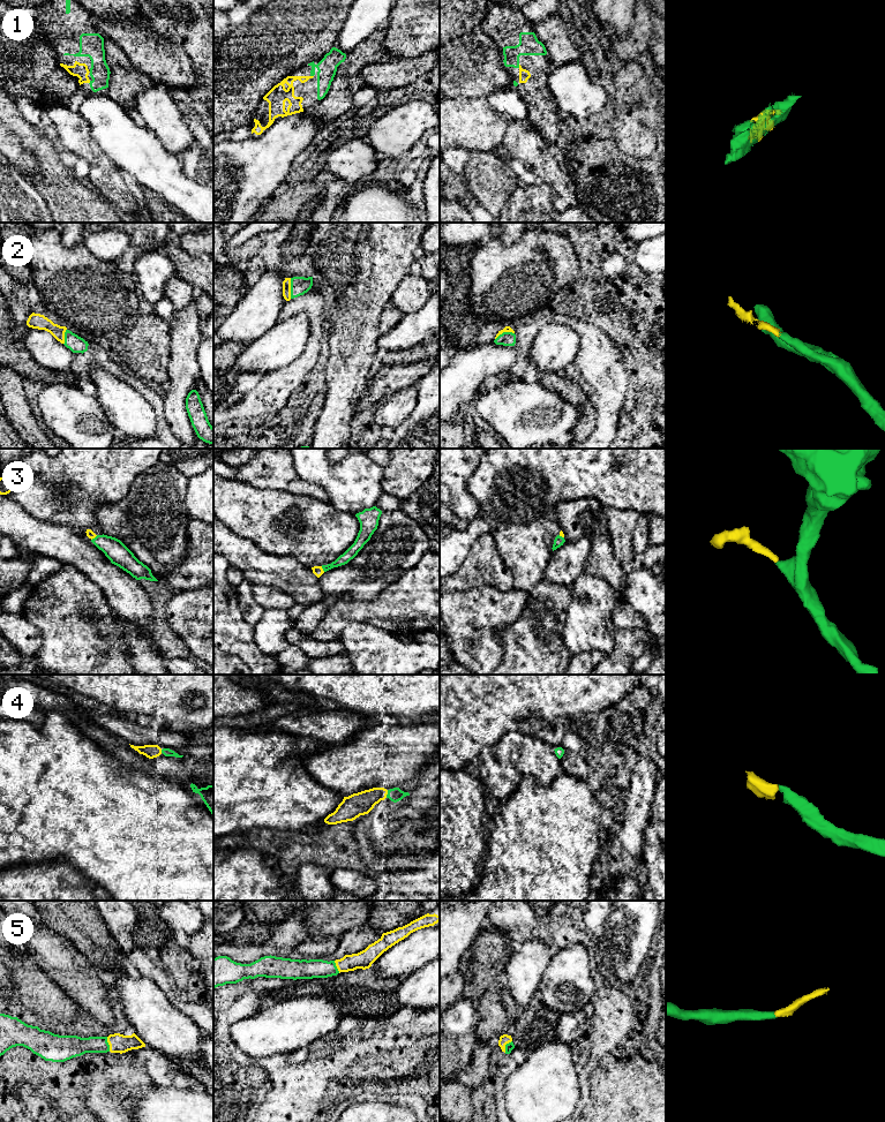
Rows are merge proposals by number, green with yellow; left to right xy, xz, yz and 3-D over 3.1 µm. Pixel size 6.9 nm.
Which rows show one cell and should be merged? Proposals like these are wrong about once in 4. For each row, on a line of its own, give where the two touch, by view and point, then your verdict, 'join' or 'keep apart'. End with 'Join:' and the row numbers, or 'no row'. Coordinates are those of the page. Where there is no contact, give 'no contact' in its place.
1: meets green in xz at (312, 75); join
2: meets green in xz at (291, 288); join
3: meets green in xz at (322, 567); join
4: meets green in xz at (388, 793); join
5: meets green in xy at (107, 1044); join
Join: 1, 2, 3, 4, 5

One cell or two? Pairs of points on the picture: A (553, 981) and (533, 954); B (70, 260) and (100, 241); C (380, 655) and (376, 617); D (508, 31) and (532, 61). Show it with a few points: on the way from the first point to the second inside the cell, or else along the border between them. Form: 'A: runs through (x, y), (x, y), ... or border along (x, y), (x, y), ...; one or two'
A: border along (554, 953), (535, 994); two
B: border along (83, 242), (92, 254); two
C: border along (351, 622), (366, 622), (388, 630), (396, 635); two
D: runs through (515, 38), (525, 54); one

